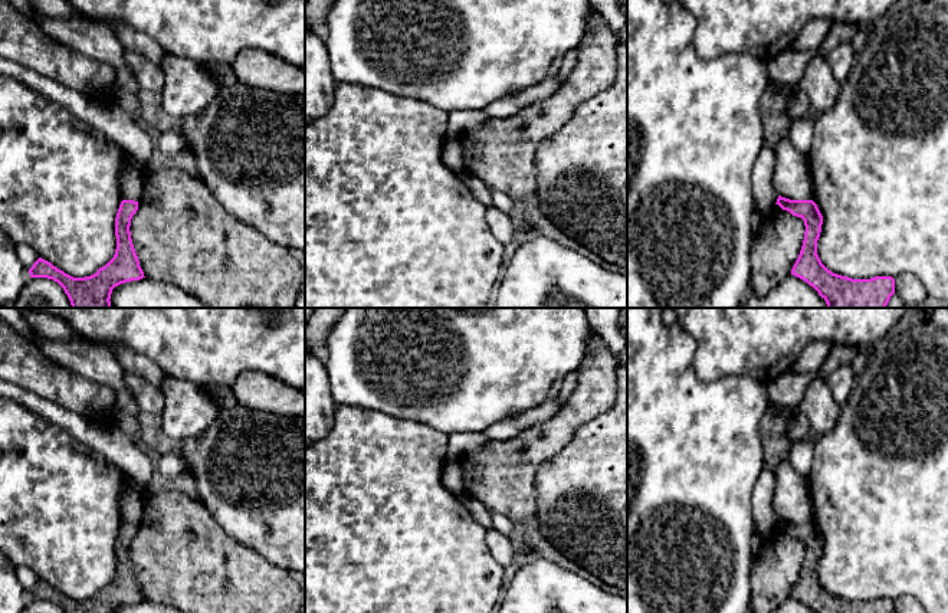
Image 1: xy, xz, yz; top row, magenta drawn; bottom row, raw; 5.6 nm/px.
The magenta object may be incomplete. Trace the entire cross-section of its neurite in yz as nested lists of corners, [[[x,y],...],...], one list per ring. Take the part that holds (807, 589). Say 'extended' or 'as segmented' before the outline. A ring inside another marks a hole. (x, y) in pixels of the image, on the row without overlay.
as segmented; [[[778,518],[777,525],[783,532],[804,542],[806,554],[800,577],[791,597],[803,601],[816,613],[895,613],[892,599],[870,601],[852,601],[829,593],[817,577],[823,538],[813,522],[790,522]]]

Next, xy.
as segmented; [[[121,524],[115,540],[115,577],[105,589],[99,590],[96,596],[85,600],[73,600],[50,584],[39,580],[29,591],[30,600],[53,601],[63,613],[112,613],[121,606],[145,600],[129,554],[131,541],[137,532],[138,524]]]

